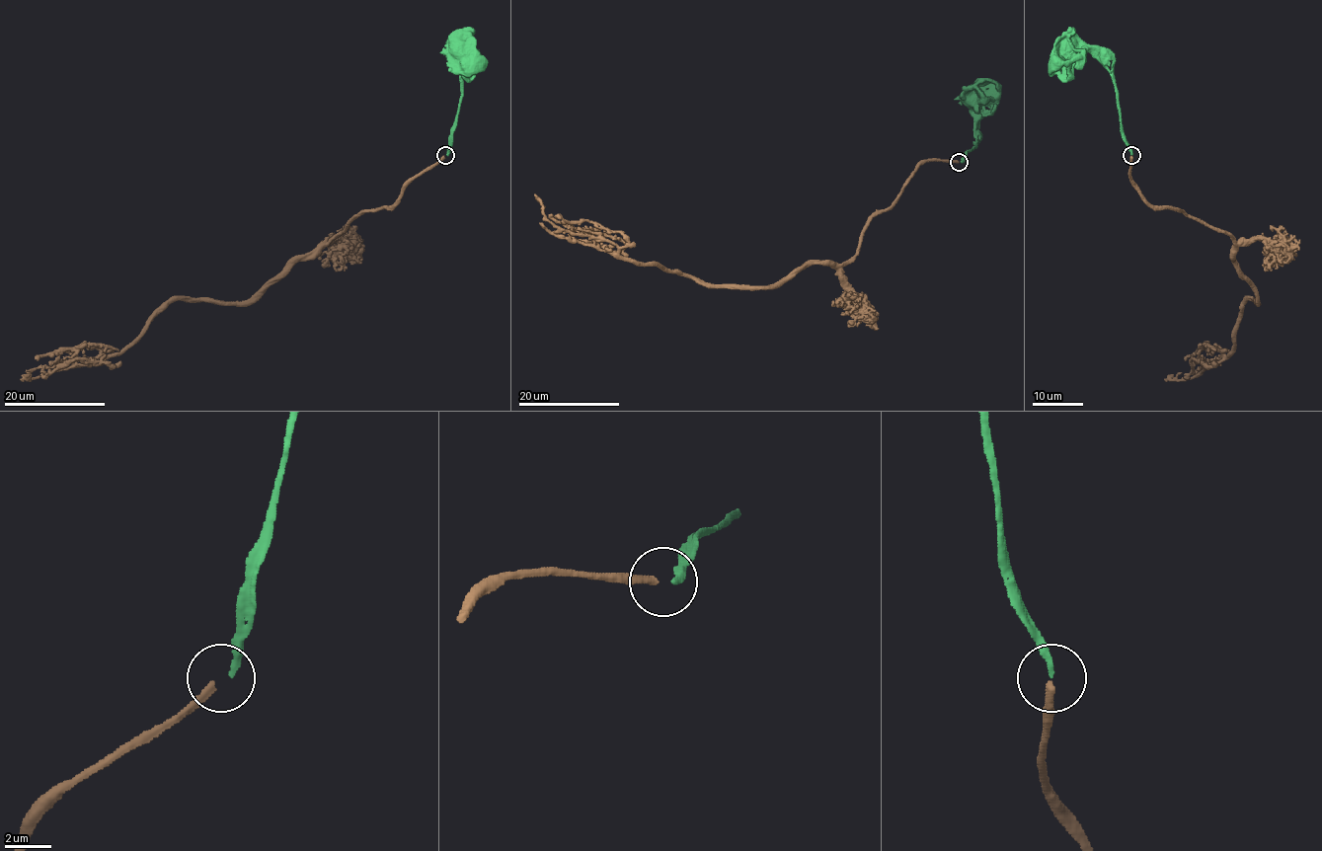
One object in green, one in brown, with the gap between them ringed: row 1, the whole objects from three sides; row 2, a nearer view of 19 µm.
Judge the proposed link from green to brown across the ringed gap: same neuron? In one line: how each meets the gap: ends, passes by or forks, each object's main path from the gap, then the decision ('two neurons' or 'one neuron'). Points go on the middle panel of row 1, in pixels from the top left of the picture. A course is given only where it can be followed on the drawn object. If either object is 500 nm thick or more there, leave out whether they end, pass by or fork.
green ends; brown ends; course green (961, 161), (968, 151), (974, 147), (973, 98); course brown (957, 161), (925, 160), (847, 261), (805, 264), (757, 287), (639, 265), (559, 229), (534, 194); one neuron

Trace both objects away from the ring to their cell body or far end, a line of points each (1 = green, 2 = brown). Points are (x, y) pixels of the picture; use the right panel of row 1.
1: (1131, 155), (1122, 127), (1114, 77), (1083, 46), (1068, 48)
2: (1131, 156), (1130, 181), (1150, 204), (1231, 237), (1258, 301), (1246, 300), (1227, 354), (1164, 378)

